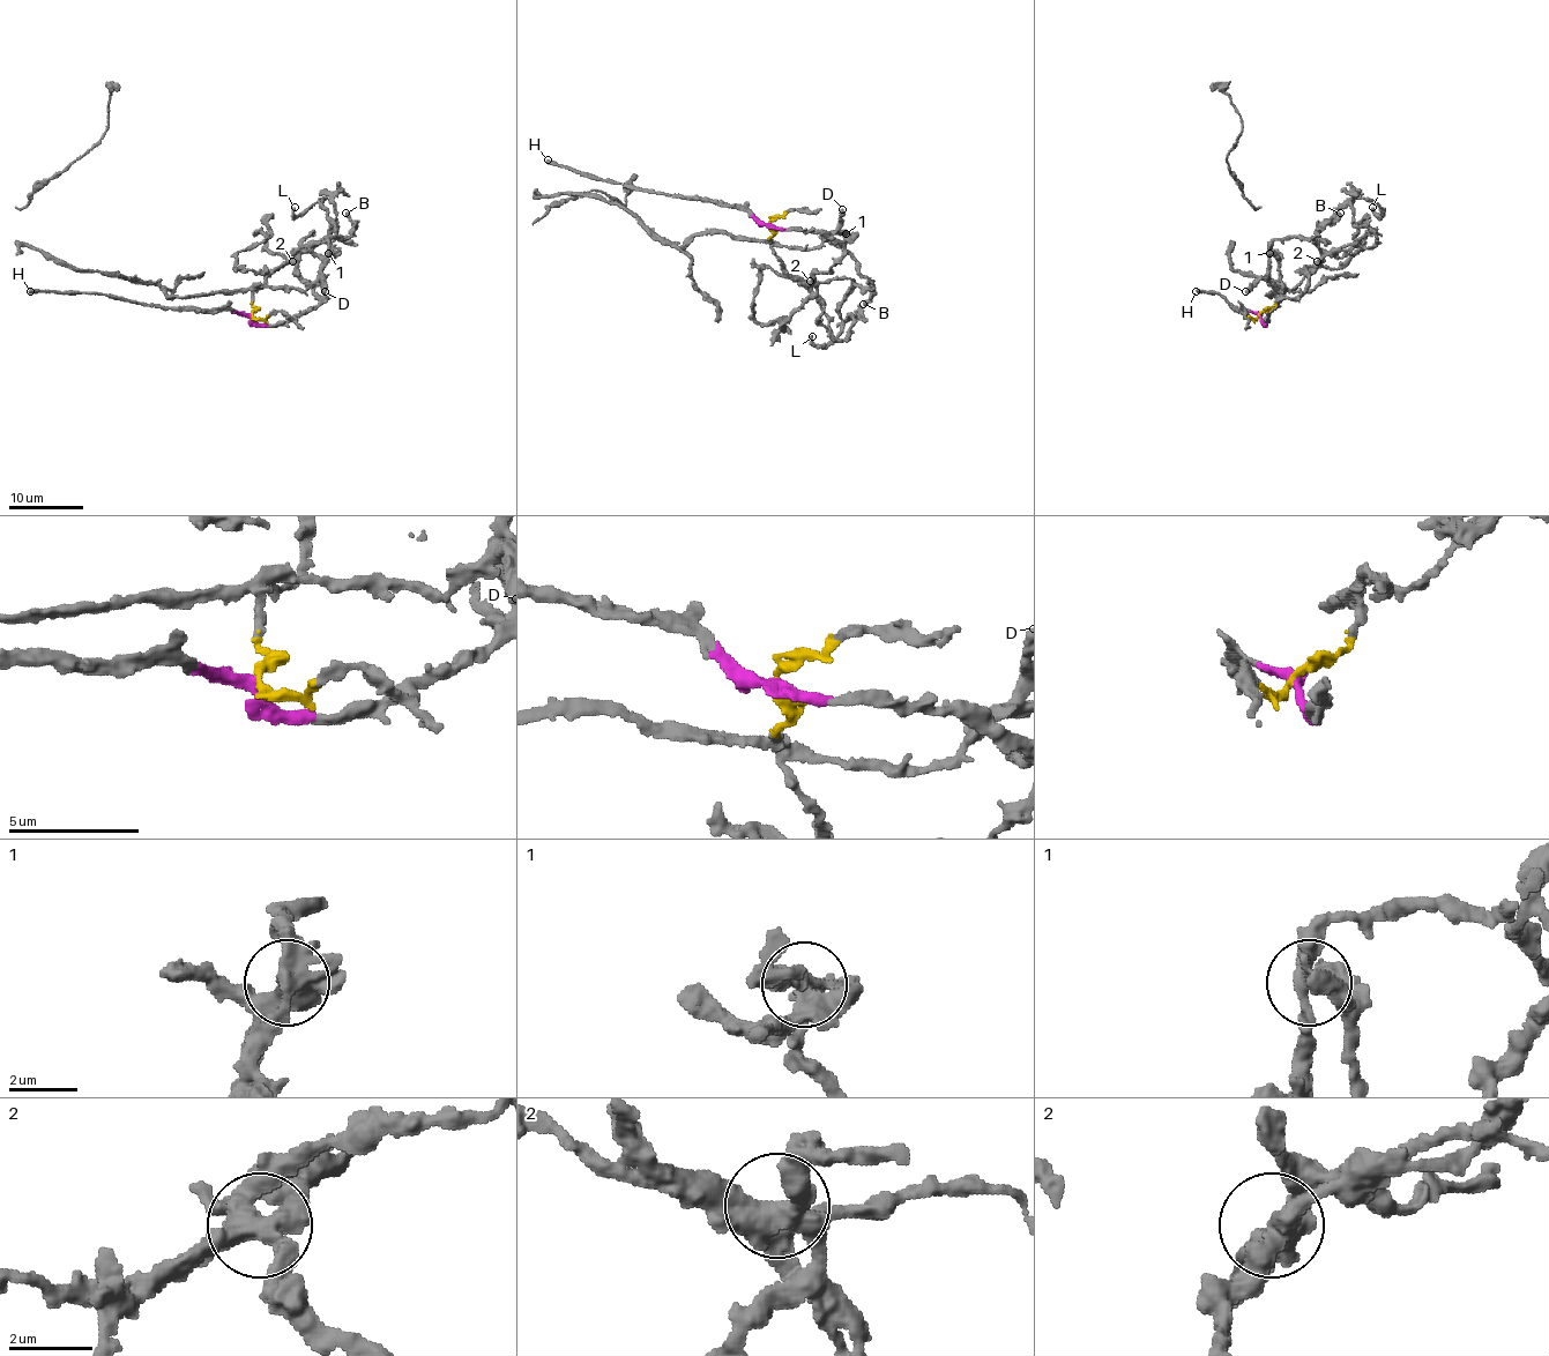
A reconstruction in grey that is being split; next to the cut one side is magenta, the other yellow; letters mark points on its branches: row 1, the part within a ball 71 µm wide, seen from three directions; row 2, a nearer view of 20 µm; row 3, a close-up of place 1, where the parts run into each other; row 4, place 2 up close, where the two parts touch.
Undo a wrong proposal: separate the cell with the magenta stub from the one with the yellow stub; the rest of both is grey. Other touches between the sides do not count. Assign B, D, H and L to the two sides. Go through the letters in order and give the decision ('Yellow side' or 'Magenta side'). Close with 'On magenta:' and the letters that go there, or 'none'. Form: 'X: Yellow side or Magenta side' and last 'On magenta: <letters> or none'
B: Yellow side
D: Yellow side
H: Magenta side
L: Magenta side
On magenta: H, L

